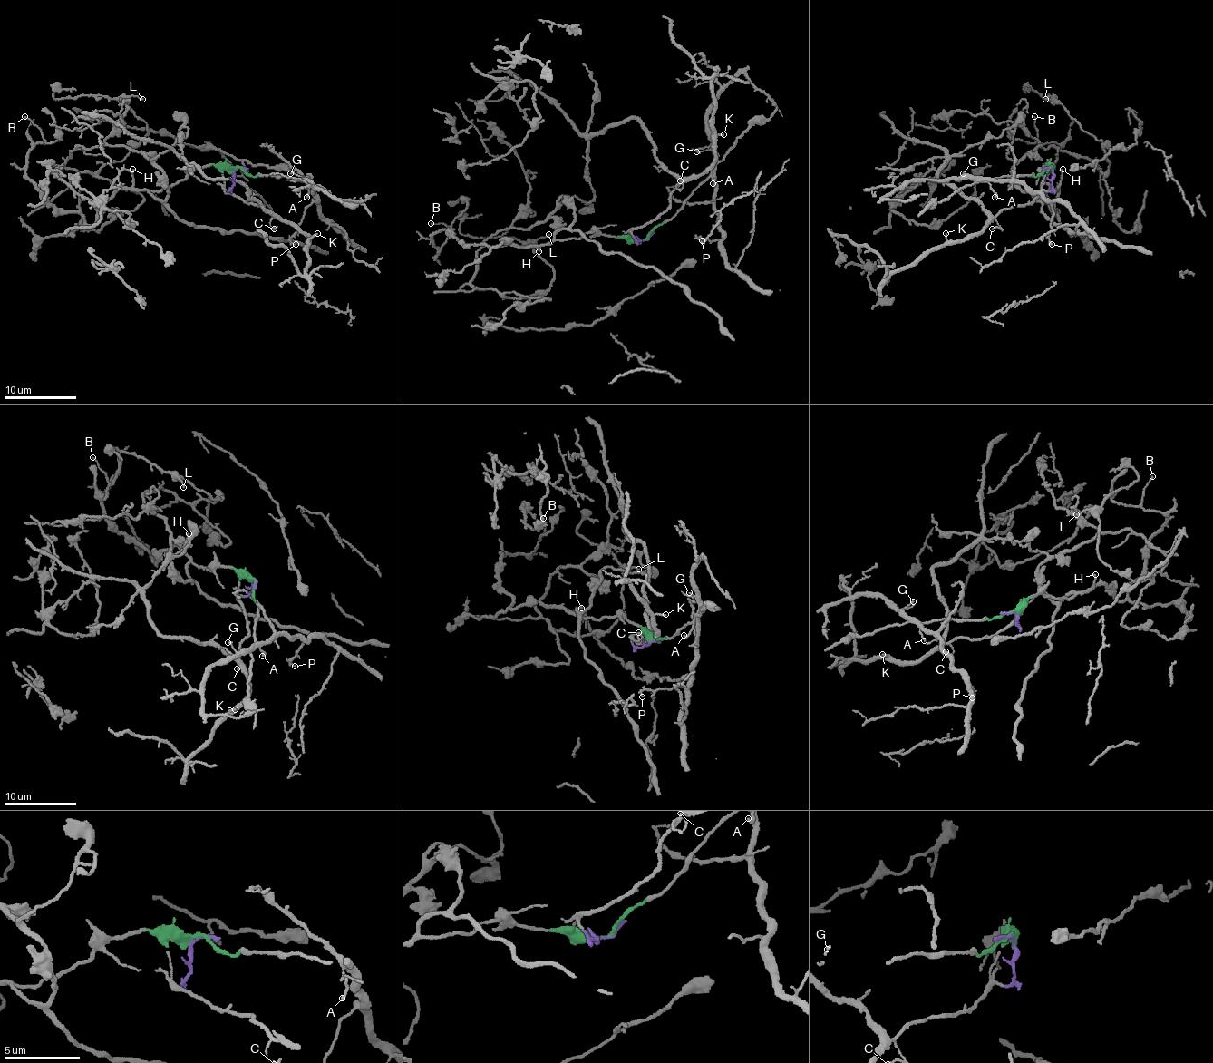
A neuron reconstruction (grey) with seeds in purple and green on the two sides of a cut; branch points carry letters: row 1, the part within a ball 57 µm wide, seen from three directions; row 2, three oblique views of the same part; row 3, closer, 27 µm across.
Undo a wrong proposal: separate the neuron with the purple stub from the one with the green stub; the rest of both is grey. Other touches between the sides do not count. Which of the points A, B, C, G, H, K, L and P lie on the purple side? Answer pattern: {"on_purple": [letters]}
{"on_purple": ["C", "K"]}

